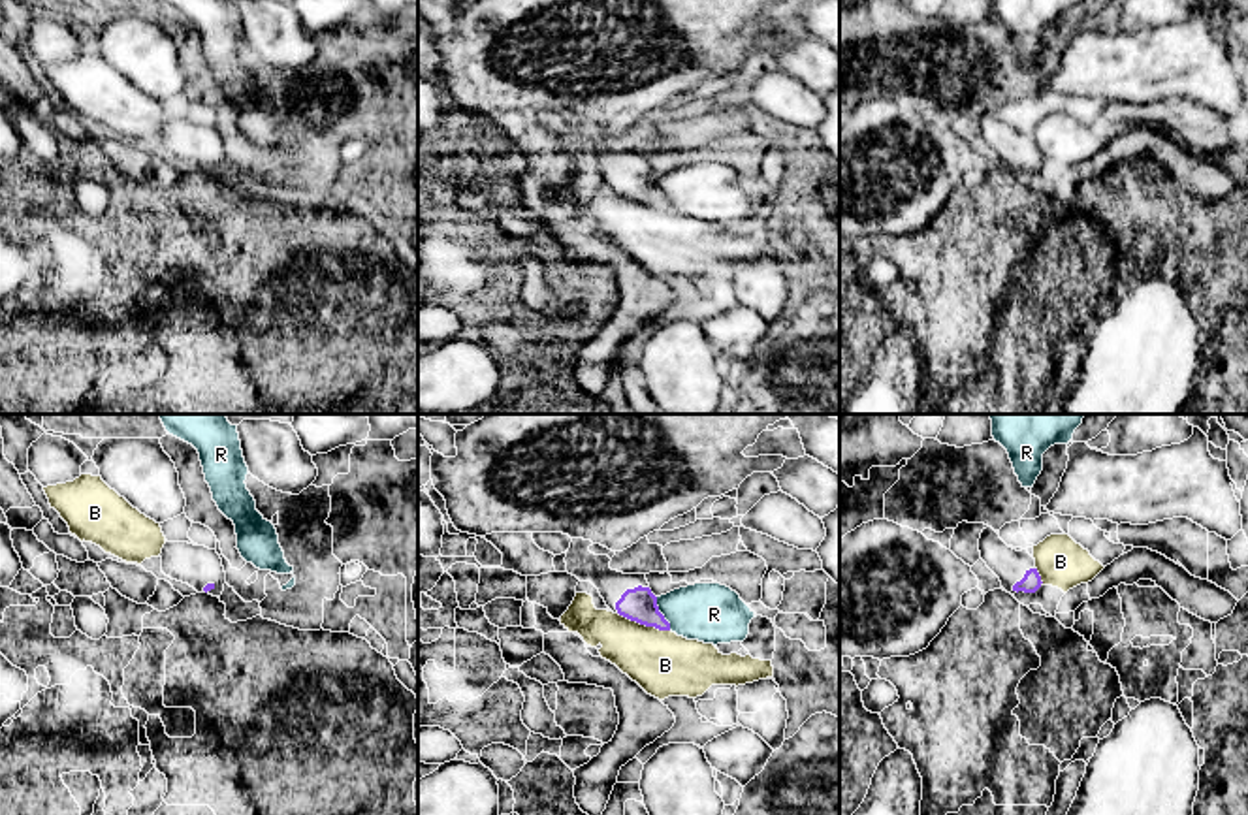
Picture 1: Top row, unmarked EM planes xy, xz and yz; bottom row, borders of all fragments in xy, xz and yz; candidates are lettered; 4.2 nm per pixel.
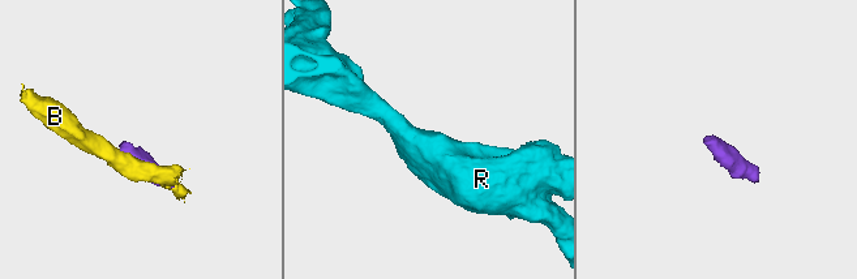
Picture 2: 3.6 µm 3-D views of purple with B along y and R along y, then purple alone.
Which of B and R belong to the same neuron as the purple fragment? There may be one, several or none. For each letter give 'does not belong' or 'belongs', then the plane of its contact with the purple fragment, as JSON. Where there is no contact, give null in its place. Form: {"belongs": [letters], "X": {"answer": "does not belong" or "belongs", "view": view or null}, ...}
{"belongs": [], "B": {"answer": "does not belong", "view": "xz"}, "R": {"answer": "does not belong", "view": "xz"}}

